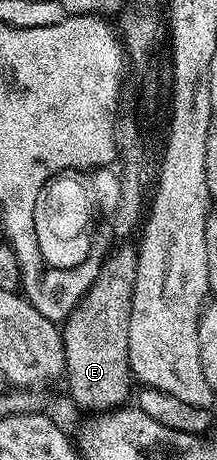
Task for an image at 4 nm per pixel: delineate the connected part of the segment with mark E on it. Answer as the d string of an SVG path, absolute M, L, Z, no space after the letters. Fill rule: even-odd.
M135 247L116 250L109 251L104 257L104 264L98 270L94 282L62 324L68 392L73 402L85 408L88 414L127 405L134 392L134 377L130 366L130 310L134 302L134 282L138 278L138 252Z

